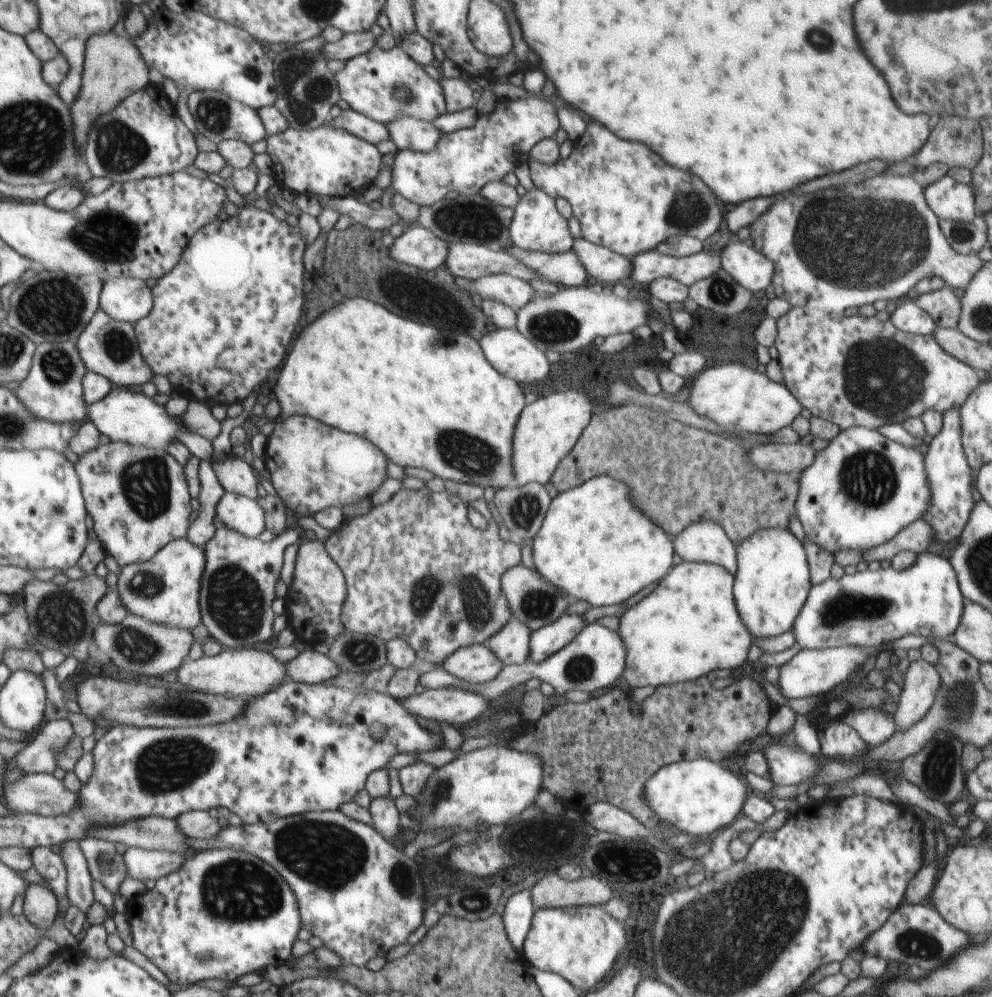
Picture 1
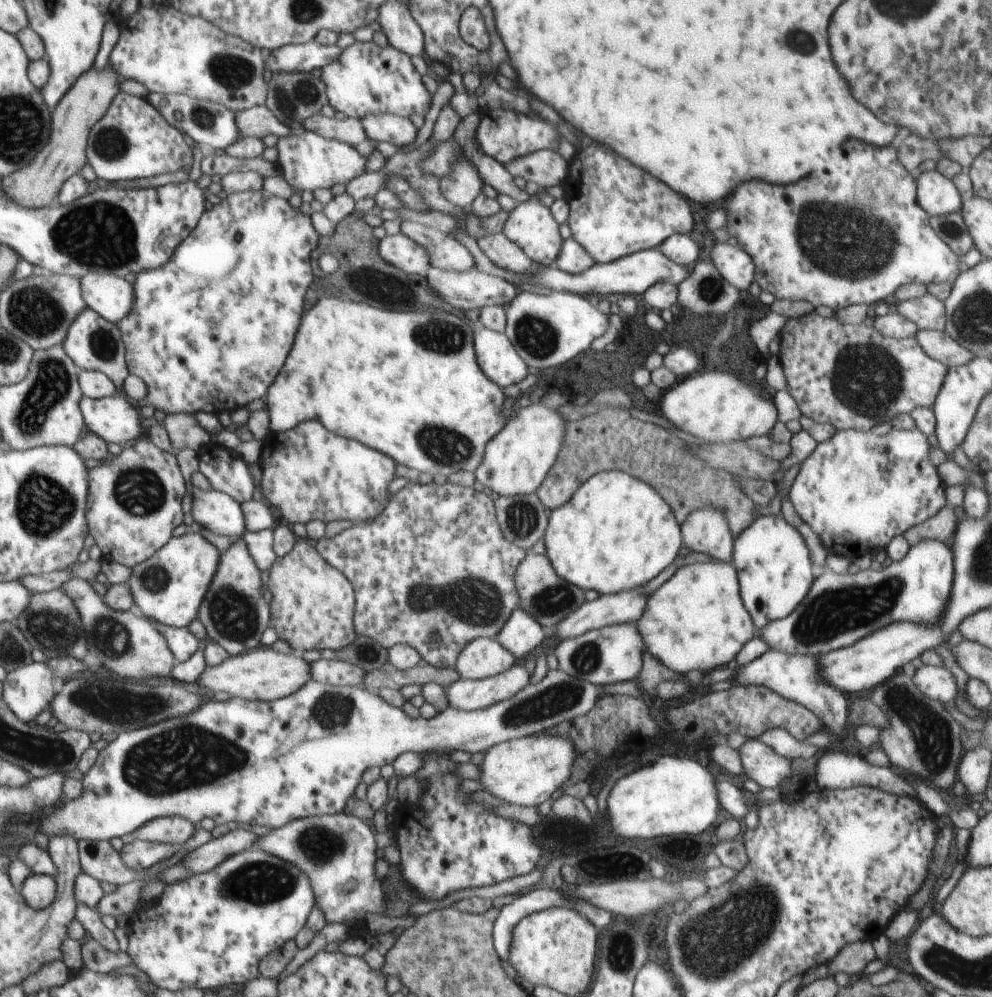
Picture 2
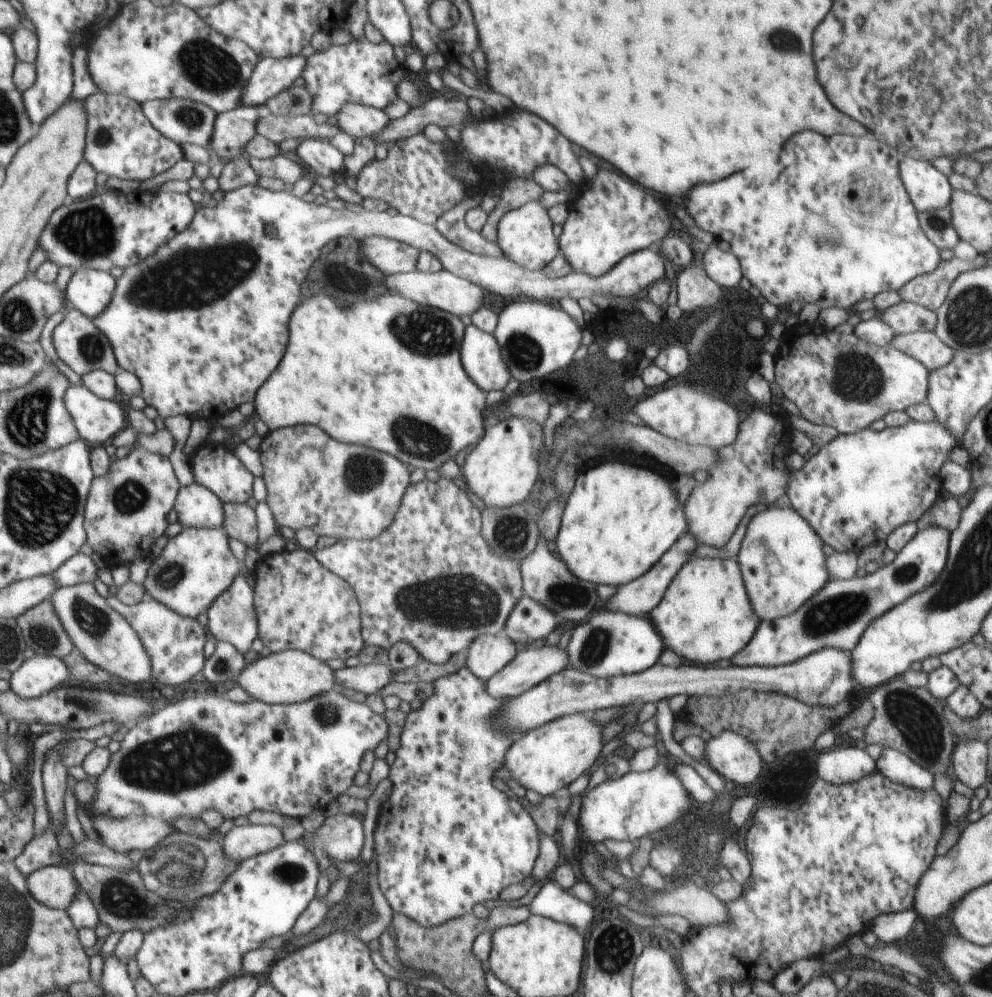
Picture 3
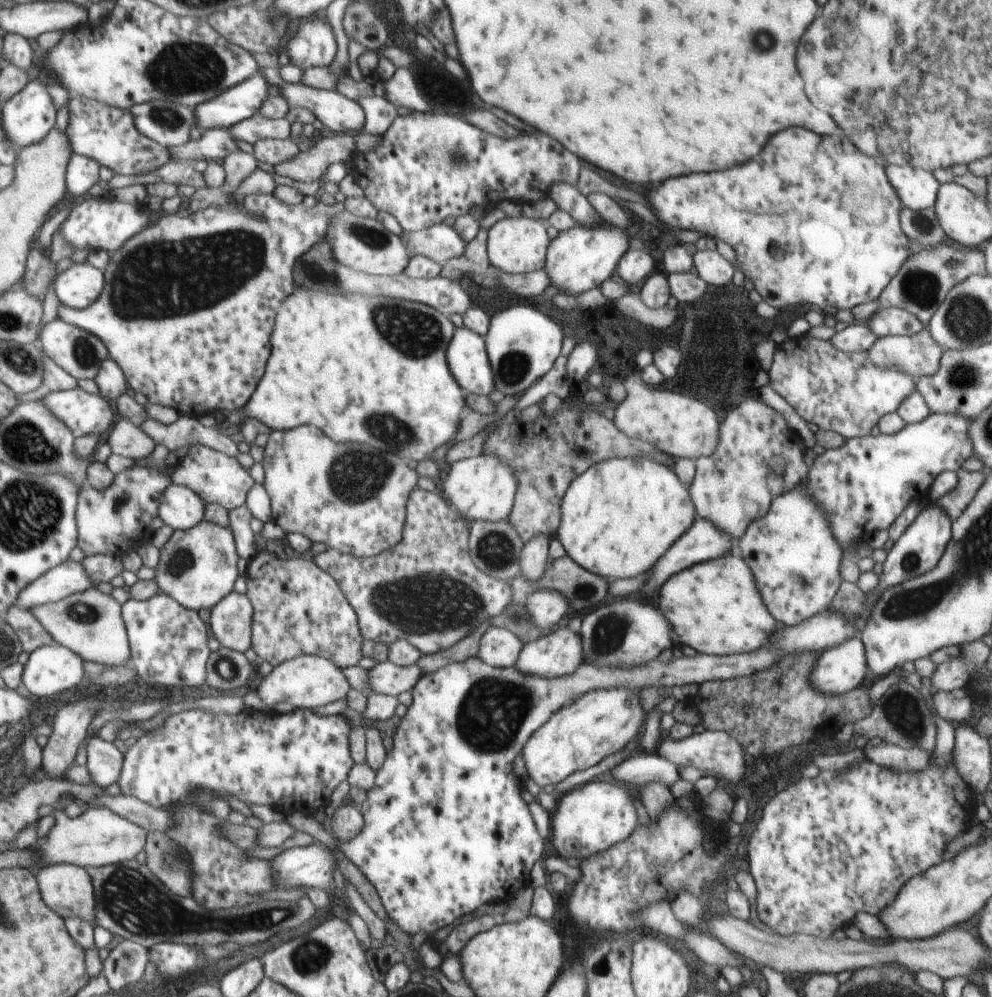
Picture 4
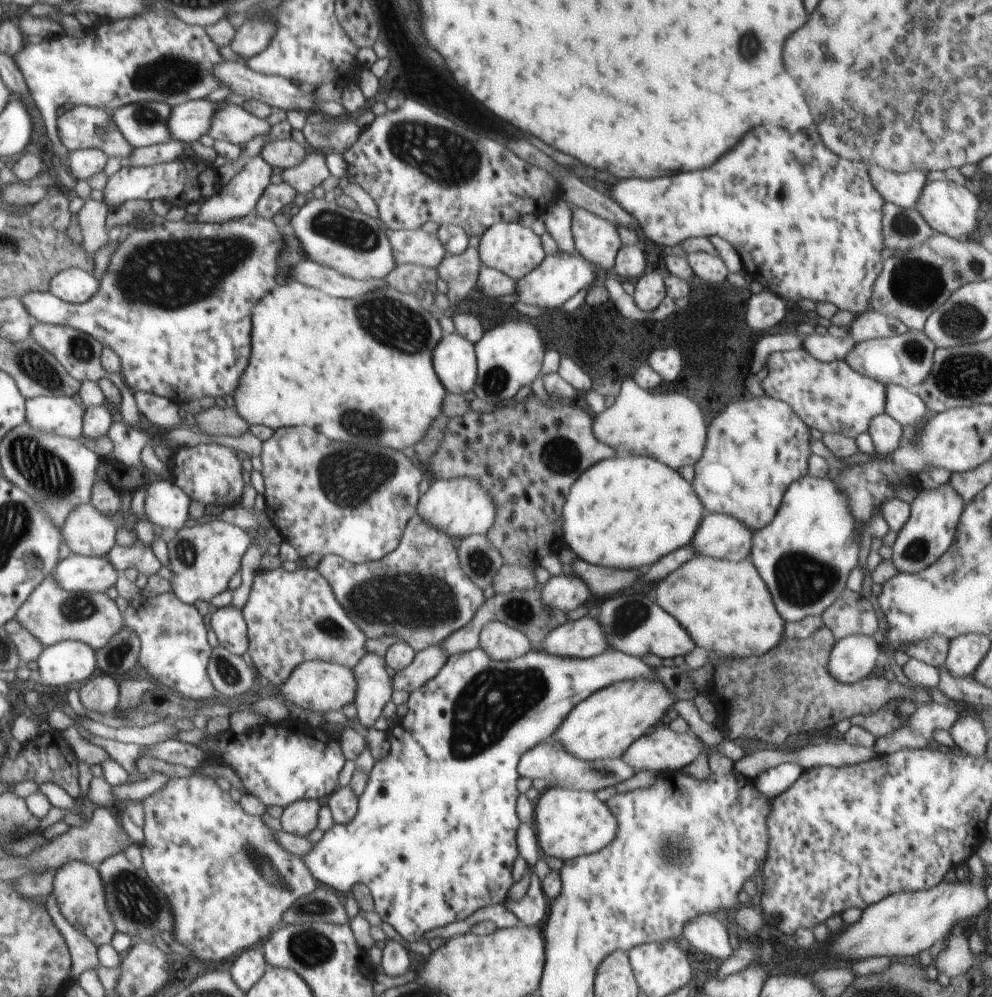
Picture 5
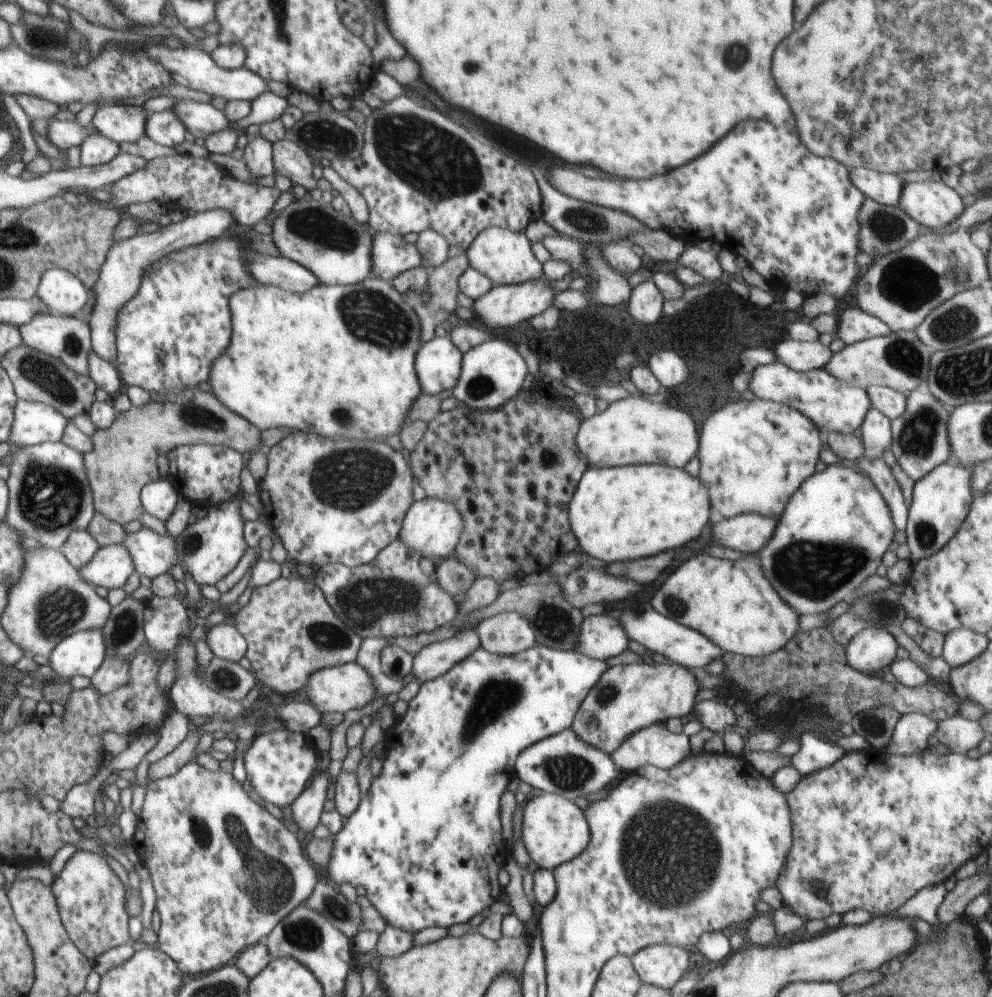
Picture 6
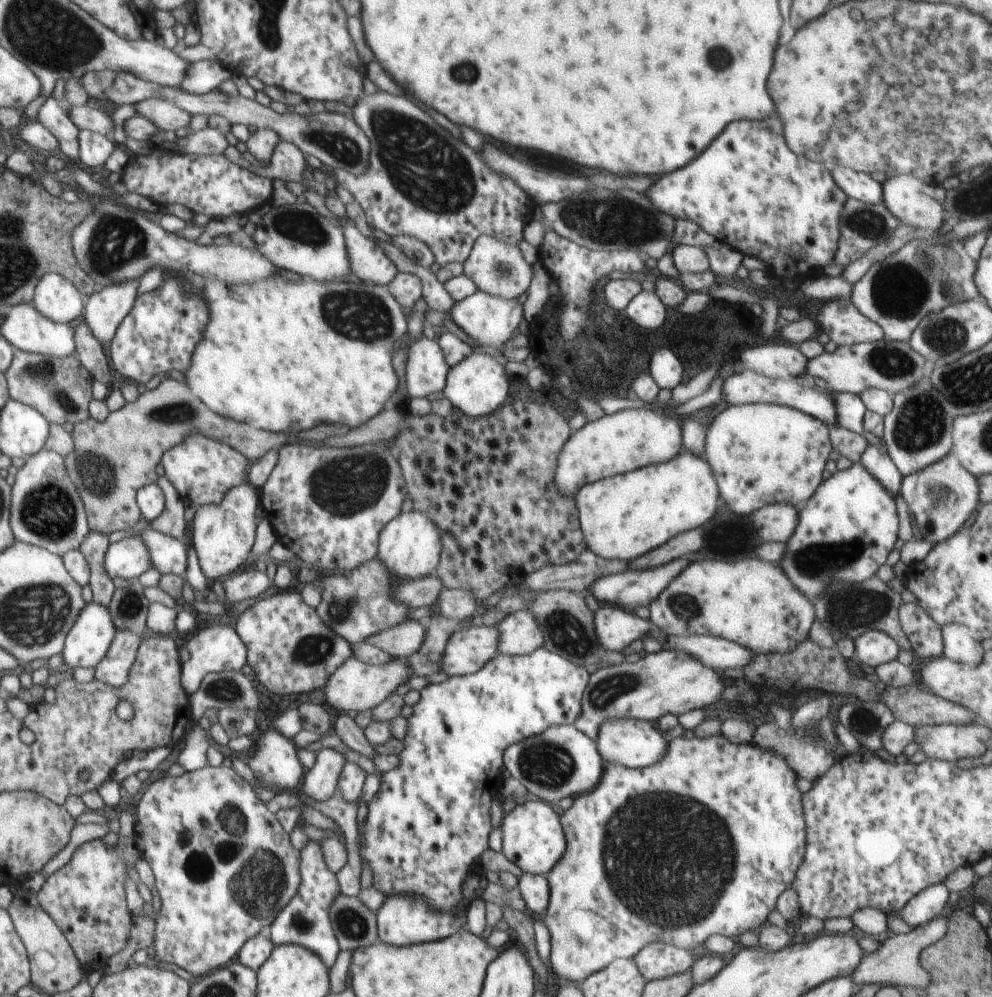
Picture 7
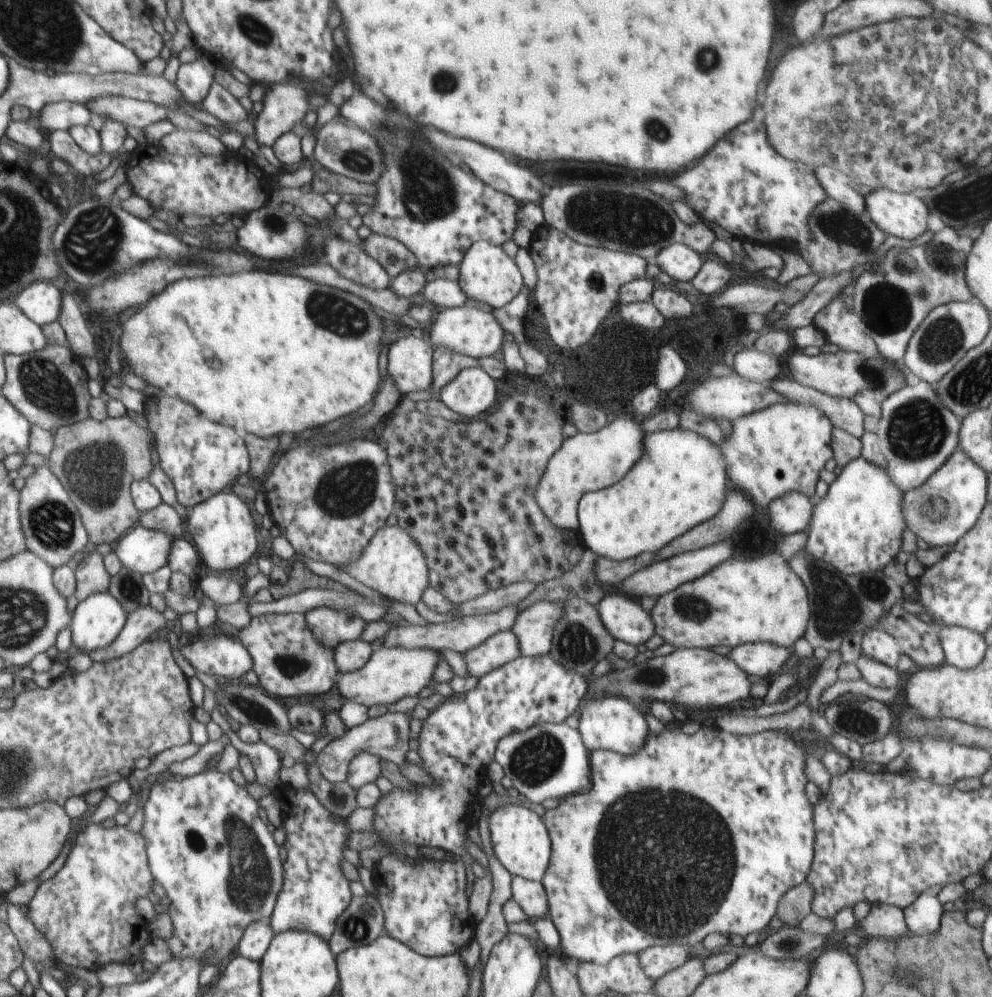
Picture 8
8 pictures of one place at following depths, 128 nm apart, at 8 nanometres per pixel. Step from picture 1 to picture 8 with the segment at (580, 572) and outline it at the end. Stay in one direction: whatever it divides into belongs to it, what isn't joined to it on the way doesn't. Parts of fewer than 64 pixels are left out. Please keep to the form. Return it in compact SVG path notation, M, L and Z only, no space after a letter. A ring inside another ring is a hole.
M680 427L646 432L644 444L644 456L614 486L579 500L580 542L598 557L623 561L657 552L722 510L727 474L720 446Z

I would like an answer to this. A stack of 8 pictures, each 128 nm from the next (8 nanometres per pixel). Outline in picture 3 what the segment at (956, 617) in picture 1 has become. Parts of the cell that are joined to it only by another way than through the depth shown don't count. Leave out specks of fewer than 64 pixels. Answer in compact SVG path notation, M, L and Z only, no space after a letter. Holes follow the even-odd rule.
M940 526L918 529L890 564L881 564L876 572L856 576L852 580L831 578L816 596L802 604L794 614L769 621L761 620L752 640L730 658L732 668L788 666L824 648L838 648L848 653L854 650L872 620L908 600L908 596L926 590L940 578L948 560L949 534L946 528Z

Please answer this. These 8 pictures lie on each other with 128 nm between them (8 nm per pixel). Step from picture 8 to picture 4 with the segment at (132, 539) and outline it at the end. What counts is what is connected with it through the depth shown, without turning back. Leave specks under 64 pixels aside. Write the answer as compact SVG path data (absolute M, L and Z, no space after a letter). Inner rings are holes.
M66 560L66 563L54 567L28 584L20 592L17 603L30 610L34 606L53 603L89 588L92 588L92 578L84 570L82 562Z

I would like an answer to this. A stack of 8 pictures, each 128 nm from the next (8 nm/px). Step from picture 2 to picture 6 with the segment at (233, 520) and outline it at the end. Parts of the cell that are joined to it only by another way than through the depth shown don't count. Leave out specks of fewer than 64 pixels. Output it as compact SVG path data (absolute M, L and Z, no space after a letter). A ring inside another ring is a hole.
M165 478L150 483L141 491L141 503L145 512L166 522L178 506L178 494L173 485Z

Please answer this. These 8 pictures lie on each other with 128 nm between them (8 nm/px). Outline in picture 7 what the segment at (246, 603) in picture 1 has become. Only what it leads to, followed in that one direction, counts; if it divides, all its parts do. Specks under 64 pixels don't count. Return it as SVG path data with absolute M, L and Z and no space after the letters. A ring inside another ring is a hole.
M217 620L204 623L195 630L195 635L185 645L190 659L184 663L182 669L182 684L188 694L195 694L201 686L201 680L210 673L224 672L224 670L240 672L247 663L247 648L235 631L232 624L219 623Z

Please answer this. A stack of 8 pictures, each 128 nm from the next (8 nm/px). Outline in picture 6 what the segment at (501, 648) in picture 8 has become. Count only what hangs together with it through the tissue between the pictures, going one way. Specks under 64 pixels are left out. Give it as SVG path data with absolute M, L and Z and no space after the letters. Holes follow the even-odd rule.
M475 627L462 630L451 638L422 648L413 655L411 672L417 682L426 683L446 674L454 664L466 660L474 650L478 650L481 645L476 629Z

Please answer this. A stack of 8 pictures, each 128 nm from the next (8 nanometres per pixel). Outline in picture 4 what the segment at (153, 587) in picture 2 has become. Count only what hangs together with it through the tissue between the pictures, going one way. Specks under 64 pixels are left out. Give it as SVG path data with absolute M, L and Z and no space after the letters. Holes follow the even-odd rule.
M206 520L188 530L175 530L159 549L160 562L156 566L155 580L160 592L172 596L178 604L196 612L216 606L234 590L234 582L240 576L236 566L236 543L231 528Z

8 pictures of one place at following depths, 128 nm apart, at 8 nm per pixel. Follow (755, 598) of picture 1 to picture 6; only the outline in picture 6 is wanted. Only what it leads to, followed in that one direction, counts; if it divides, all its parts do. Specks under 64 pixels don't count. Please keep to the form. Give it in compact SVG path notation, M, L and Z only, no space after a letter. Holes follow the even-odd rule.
M841 463L839 465L830 465L826 467L823 472L814 473L810 478L807 478L802 482L802 486L792 494L792 498L788 500L784 512L779 516L778 524L776 524L776 530L770 538L770 542L759 550L758 556L760 556L760 562L762 562L762 570L764 570L764 576L766 580L770 582L770 586L778 592L778 596L798 614L820 614L827 612L838 602L847 600L853 594L854 590L862 585L870 576L878 573L878 567L882 564L882 557L888 551L889 545L894 540L894 534L896 534L897 528L892 522L892 516L890 516L890 510L882 498L882 494L878 492L878 488L874 486L871 478L864 478L862 474L858 474L854 468L851 468L847 463Z

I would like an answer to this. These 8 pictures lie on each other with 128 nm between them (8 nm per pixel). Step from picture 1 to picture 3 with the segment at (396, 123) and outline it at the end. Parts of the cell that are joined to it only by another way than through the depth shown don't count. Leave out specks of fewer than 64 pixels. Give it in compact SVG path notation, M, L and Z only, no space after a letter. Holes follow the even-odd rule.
M344 104L336 114L338 128L354 139L380 134L391 120L386 112L362 104Z

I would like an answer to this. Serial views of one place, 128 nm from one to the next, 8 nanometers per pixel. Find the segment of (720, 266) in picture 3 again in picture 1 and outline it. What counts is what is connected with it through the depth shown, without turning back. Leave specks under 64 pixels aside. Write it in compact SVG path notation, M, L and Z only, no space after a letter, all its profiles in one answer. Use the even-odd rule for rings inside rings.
M743 241L727 244L723 248L720 266L742 288L753 293L766 290L774 278L774 262Z

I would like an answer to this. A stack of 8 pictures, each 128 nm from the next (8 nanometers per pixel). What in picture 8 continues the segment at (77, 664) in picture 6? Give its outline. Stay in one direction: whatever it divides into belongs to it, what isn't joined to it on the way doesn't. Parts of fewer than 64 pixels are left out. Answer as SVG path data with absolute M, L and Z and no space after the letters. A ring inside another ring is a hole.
M100 592L79 602L71 621L72 643L79 652L102 650L120 634L128 614L110 592Z

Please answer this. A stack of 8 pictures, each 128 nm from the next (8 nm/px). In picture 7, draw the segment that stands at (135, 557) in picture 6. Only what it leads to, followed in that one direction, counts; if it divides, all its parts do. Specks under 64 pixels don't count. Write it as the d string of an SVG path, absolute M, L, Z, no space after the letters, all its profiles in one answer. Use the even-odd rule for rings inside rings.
M152 528L145 529L141 534L146 548L150 550L152 567L160 574L181 575L186 571L188 551L183 539L160 534Z

